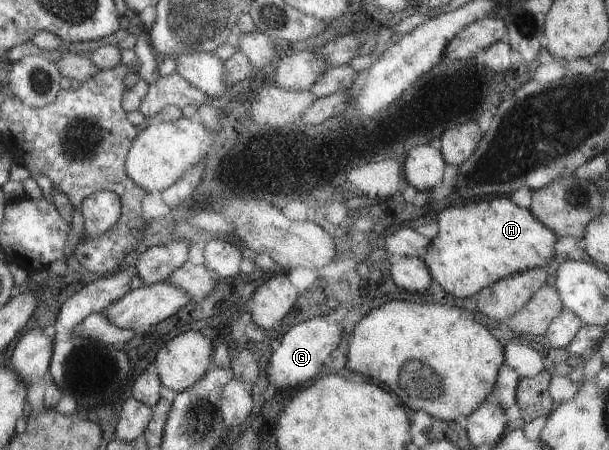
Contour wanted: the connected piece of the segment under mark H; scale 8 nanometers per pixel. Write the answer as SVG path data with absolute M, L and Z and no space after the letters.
M489 197L478 202L455 202L448 208L442 208L436 214L438 232L428 243L421 259L424 261L431 279L442 288L443 292L458 298L474 296L477 292L514 273L547 265L555 256L553 246L557 236L540 224L528 209L514 205L509 197Z

